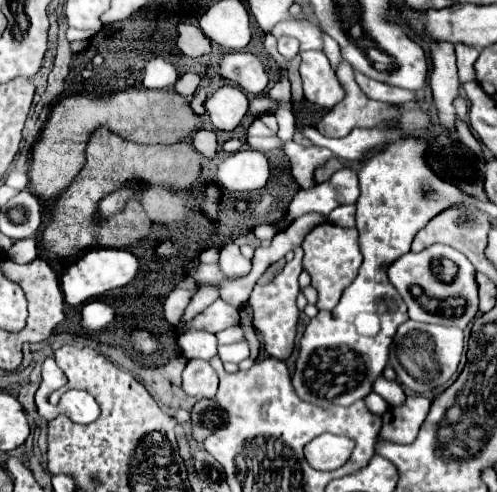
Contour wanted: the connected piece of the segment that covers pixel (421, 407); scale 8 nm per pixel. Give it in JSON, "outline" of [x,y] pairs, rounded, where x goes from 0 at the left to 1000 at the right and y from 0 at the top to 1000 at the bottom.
{"outline":[[[819,803],[819,815],[795,831],[779,831],[767,852],[771,852],[771,868],[763,888],[803,900],[803,904],[819,904],[831,900],[843,868],[851,860],[851,852],[859,848],[867,815],[855,803]]]}

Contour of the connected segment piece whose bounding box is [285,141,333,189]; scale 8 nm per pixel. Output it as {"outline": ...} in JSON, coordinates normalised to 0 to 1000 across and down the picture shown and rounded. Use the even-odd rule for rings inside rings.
{"outline":[[[594,287],[573,291],[573,315],[581,319],[586,356],[594,360],[594,368],[602,372],[606,384],[630,384],[638,376],[630,352],[670,319],[670,311],[662,303],[650,303],[638,295],[614,299]]]}

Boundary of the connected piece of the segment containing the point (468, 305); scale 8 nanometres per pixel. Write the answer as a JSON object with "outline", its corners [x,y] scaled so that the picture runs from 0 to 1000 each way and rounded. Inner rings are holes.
{"outline":[[[867,498],[843,514],[815,514],[779,547],[779,563],[787,579],[803,591],[807,608],[823,628],[823,644],[831,652],[851,657],[883,657],[883,661],[920,661],[936,669],[940,657],[960,636],[960,575],[956,575],[956,547],[944,526],[903,498]],[[903,526],[920,539],[920,555],[907,575],[887,571],[879,555],[883,530]]]}

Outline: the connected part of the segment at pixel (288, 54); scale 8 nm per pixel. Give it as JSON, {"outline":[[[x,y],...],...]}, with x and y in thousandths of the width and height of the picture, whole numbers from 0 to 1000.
{"outline":[[[565,75],[561,79],[561,91],[557,91],[561,108],[573,116],[573,120],[586,120],[602,108],[602,83],[590,79],[590,75]]]}

